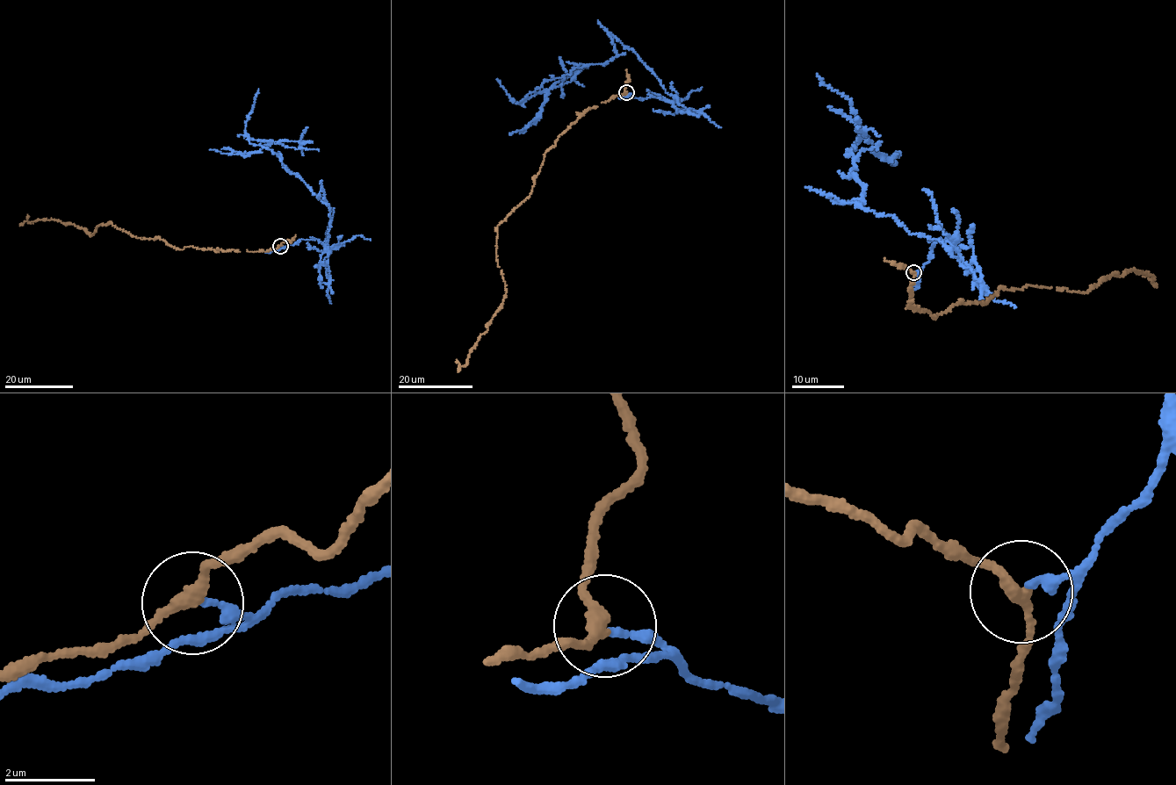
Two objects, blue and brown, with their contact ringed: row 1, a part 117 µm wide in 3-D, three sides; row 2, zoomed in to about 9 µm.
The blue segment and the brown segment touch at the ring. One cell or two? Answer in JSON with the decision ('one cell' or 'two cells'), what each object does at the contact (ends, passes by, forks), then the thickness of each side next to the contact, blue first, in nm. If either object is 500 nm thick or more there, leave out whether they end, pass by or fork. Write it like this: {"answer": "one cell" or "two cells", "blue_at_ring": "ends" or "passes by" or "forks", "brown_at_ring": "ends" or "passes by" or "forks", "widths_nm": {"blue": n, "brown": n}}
{"answer": "two cells", "blue_at_ring": "ends", "brown_at_ring": "passes by", "widths_nm": {"blue": 170, "brown": 240}}

